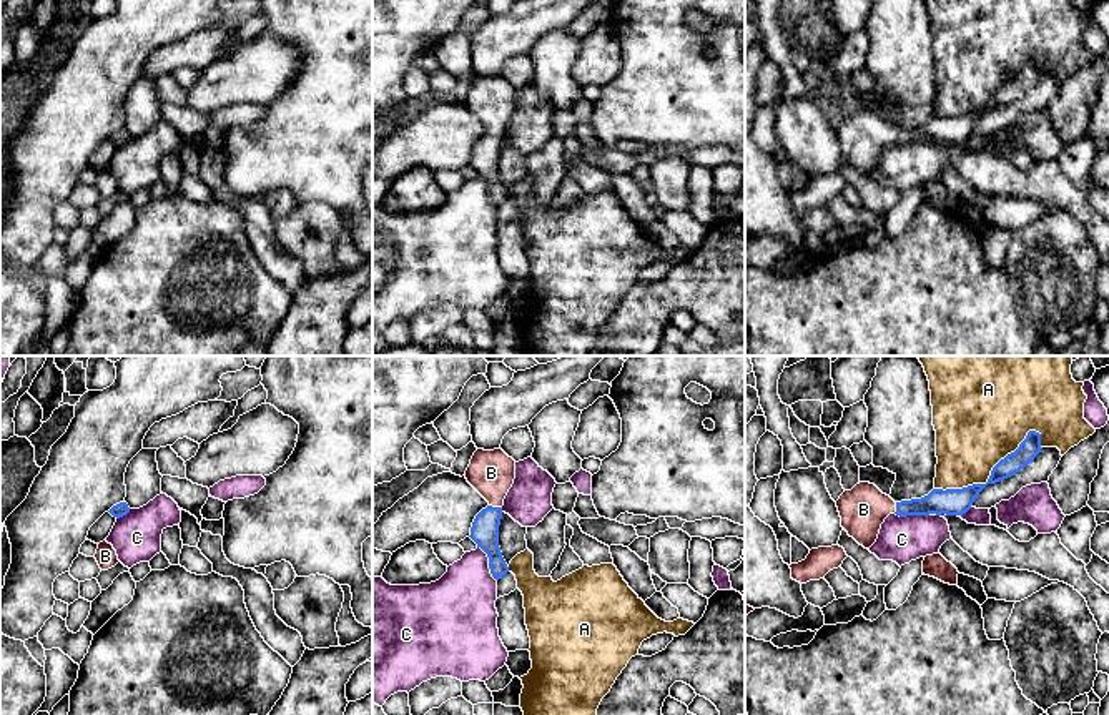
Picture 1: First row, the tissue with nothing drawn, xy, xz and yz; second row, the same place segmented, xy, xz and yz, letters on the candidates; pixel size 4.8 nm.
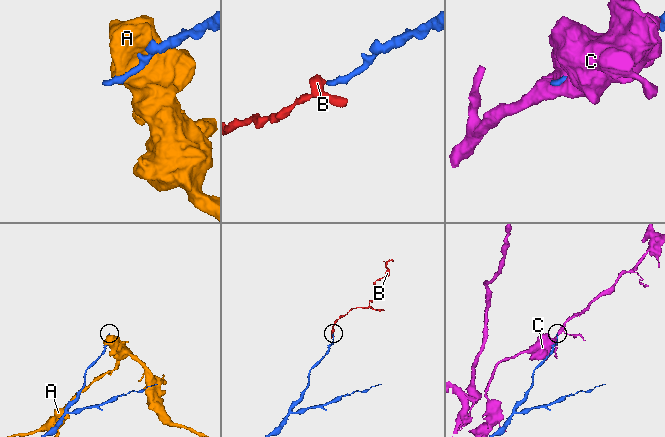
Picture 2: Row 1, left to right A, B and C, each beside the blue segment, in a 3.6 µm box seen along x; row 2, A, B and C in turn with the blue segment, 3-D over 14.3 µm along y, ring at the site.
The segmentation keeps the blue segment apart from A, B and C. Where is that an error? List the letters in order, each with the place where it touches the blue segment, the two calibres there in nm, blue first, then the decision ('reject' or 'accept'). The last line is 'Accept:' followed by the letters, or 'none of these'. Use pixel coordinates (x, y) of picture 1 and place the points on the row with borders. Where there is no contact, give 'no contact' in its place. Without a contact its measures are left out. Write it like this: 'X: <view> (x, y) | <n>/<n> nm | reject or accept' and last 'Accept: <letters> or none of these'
A: yz (991, 474) | 130/400 nm | reject
B: xz (496, 507) | 140/220 nm | accept
C: xz (489, 564) | 140/340 nm | reject
Accept: B

